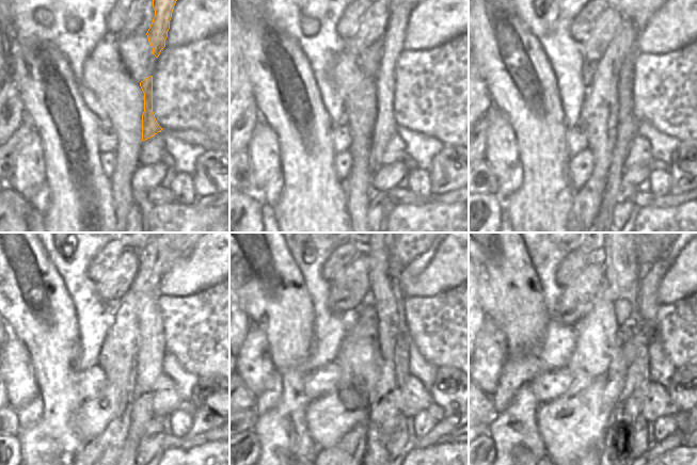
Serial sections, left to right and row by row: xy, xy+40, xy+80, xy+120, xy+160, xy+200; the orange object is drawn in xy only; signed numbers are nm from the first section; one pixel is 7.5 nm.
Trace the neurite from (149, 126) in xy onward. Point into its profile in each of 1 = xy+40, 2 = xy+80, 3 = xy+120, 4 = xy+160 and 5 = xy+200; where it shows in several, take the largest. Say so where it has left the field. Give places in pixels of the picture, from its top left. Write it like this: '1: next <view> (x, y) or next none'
1: next xy+40 (385, 127)
2: next xy+80 (627, 127)
3: next xy+120 (138, 423)
4: next xy+160 (376, 416)
5: next xy+200 (616, 416)

